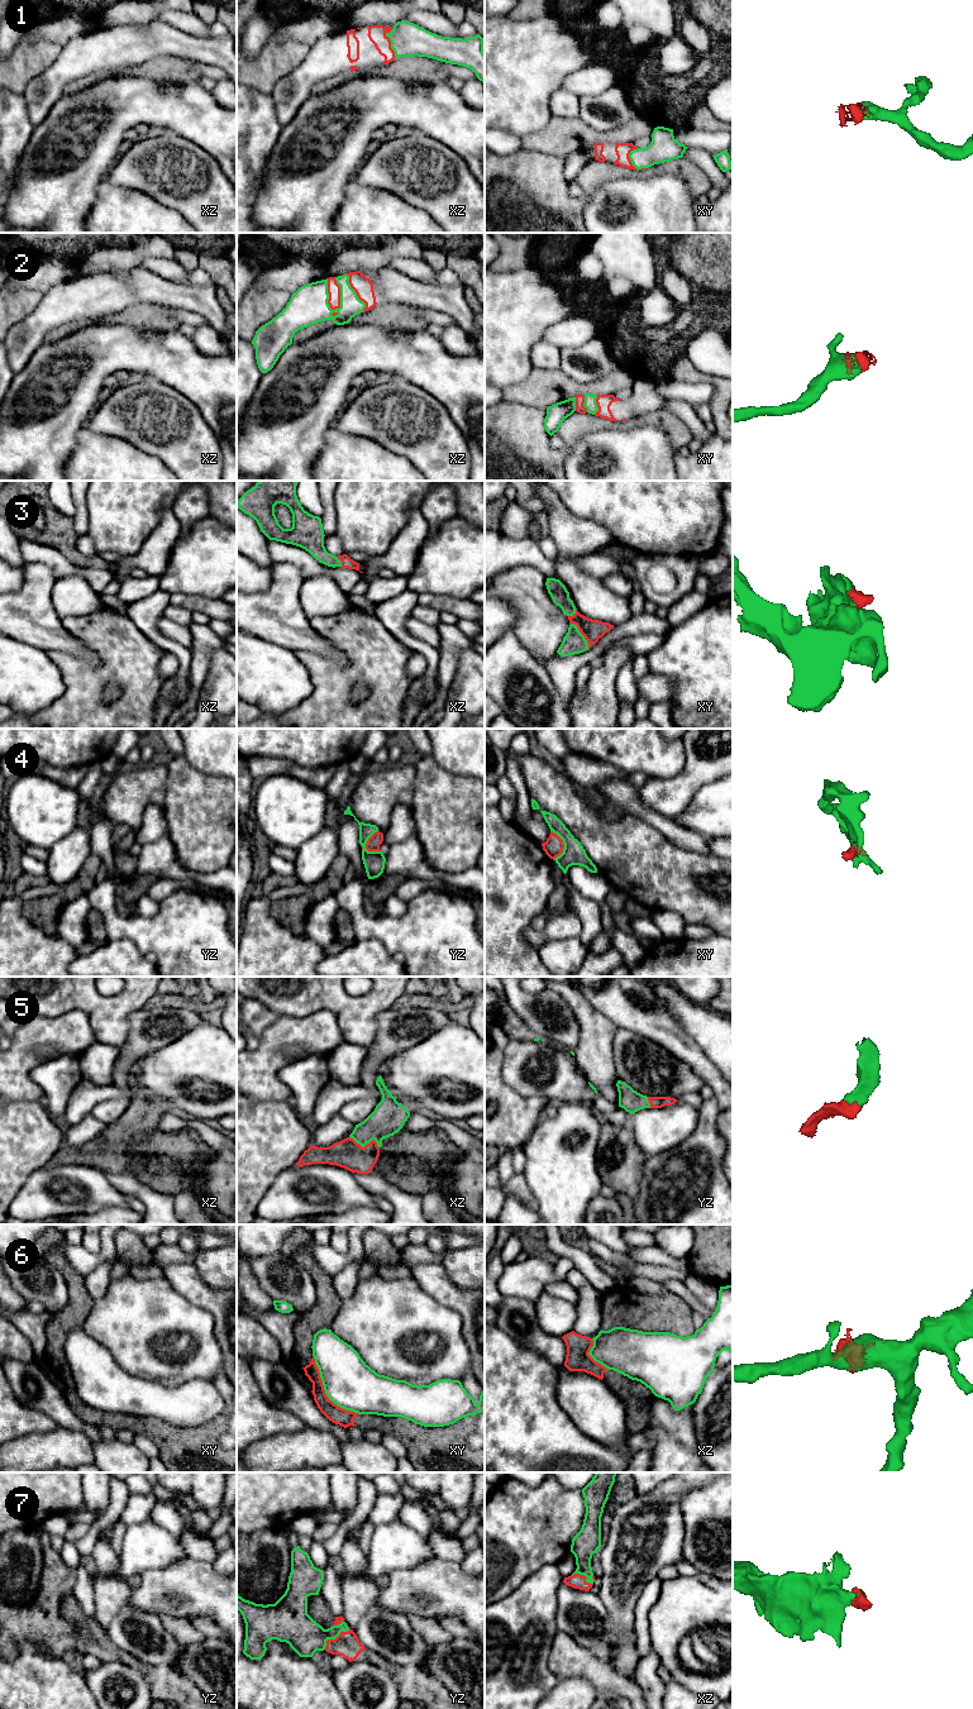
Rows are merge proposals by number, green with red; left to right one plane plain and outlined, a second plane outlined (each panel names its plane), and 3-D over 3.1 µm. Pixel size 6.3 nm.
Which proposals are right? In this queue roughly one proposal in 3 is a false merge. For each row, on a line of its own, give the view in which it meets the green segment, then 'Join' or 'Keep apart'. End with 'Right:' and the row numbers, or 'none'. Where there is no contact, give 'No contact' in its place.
1: Touches green in xz. Join
2: Touches green in xz. Join
3: Touches green in xy. Join
4: Touches green in yz. Keep apart
5: Touches green in xz. Join
6: Touches green in xy. Keep apart
7: Touches green in yz. Join
Right: 1, 2, 3, 5, 7

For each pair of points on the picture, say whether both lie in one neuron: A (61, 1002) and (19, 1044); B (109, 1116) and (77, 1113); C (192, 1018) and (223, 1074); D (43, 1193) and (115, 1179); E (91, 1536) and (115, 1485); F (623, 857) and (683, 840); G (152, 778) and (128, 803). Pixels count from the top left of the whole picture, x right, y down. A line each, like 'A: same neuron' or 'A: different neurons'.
A: different neurons
B: different neurons
C: different neurons
D: different neurons
E: same neuron
F: different neurons
G: same neuron

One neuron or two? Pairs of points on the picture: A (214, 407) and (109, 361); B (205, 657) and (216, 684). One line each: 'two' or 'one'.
A: one
B: two

